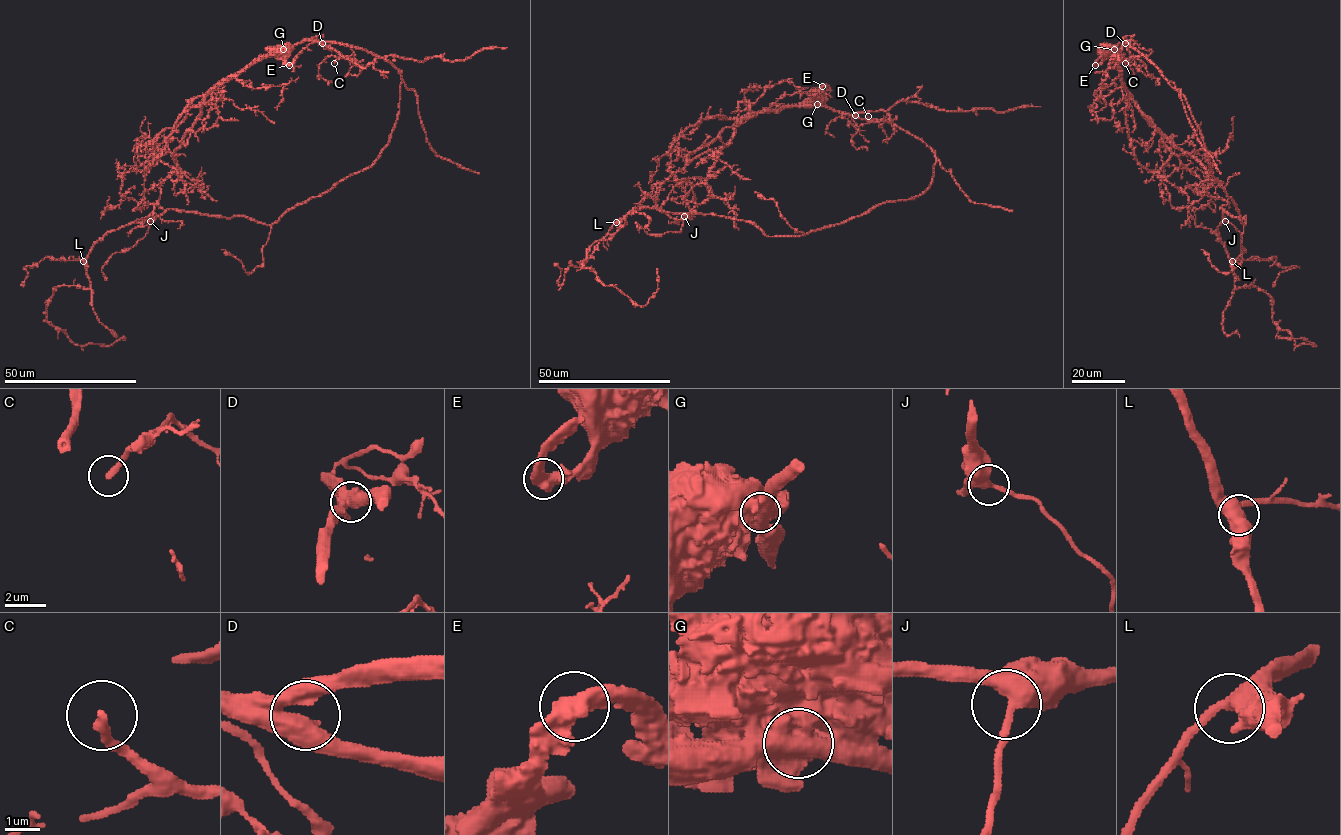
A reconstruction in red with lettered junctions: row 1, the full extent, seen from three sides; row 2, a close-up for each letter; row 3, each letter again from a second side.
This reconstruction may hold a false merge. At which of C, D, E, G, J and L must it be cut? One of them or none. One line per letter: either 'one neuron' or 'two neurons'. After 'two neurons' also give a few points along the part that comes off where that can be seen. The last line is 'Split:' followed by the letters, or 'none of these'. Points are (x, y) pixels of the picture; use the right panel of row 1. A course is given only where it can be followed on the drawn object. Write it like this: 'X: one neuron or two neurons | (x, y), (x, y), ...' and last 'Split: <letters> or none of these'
C: one neuron
D: one neuron
E: one neuron
G: two neurons | (1114, 49), (1096, 64), (1101, 56)
J: one neuron
L: one neuron
Split: G

